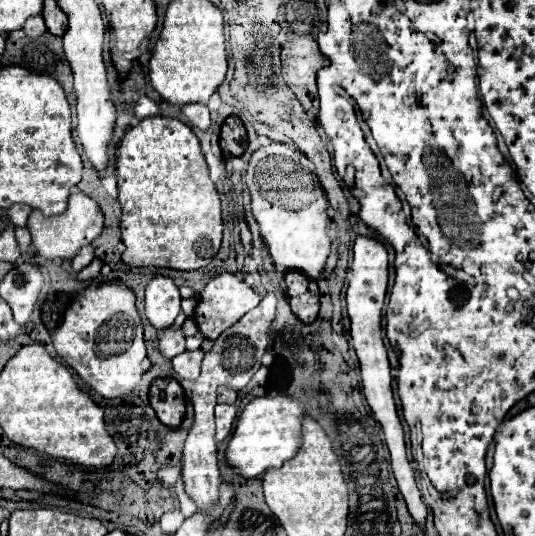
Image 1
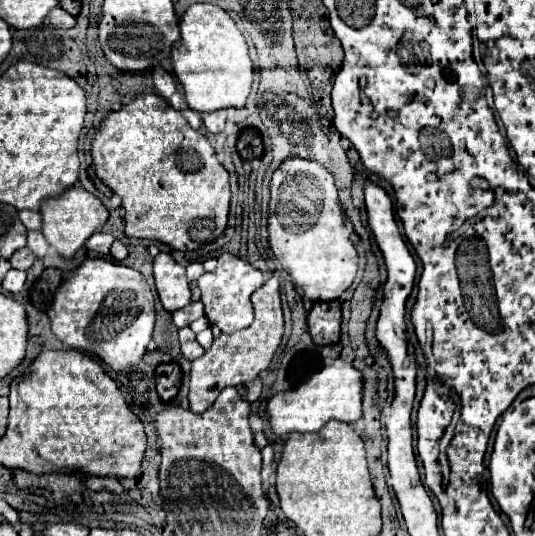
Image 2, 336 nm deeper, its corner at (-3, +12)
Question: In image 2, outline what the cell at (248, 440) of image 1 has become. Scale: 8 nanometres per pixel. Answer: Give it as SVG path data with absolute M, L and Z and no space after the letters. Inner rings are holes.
M335 360L331 366L311 374L293 390L277 392L267 400L267 420L277 438L291 432L319 432L331 418L341 422L355 422L361 418L361 374L347 362Z

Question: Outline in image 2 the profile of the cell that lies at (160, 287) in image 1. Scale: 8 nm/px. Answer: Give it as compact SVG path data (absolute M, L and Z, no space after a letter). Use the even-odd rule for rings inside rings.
M159 252L155 256L153 274L159 300L167 312L175 312L191 302L191 288L185 278L185 268L177 264L171 254Z

